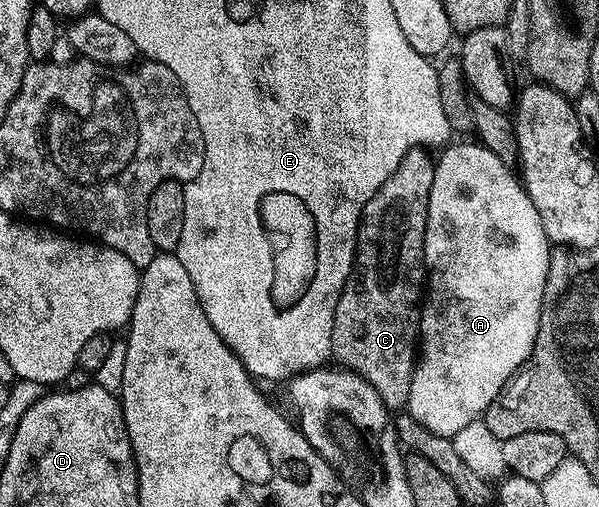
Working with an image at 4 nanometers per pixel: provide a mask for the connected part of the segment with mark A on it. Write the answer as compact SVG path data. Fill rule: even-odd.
M455 142L438 153L442 154L435 158L433 167L425 225L427 293L421 306L419 357L407 403L408 414L423 428L451 439L459 428L467 428L484 415L533 351L551 253L539 212L535 212L518 175L480 142Z

